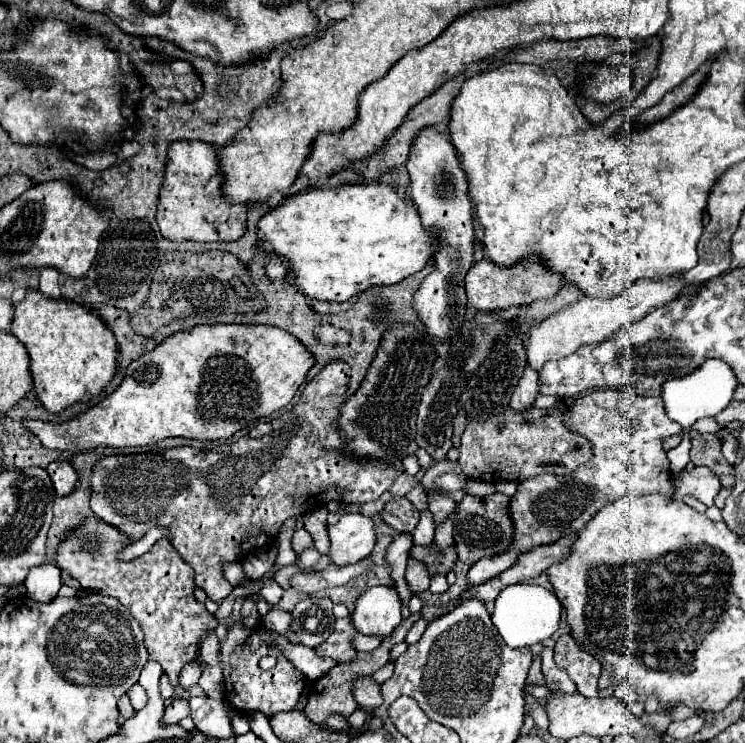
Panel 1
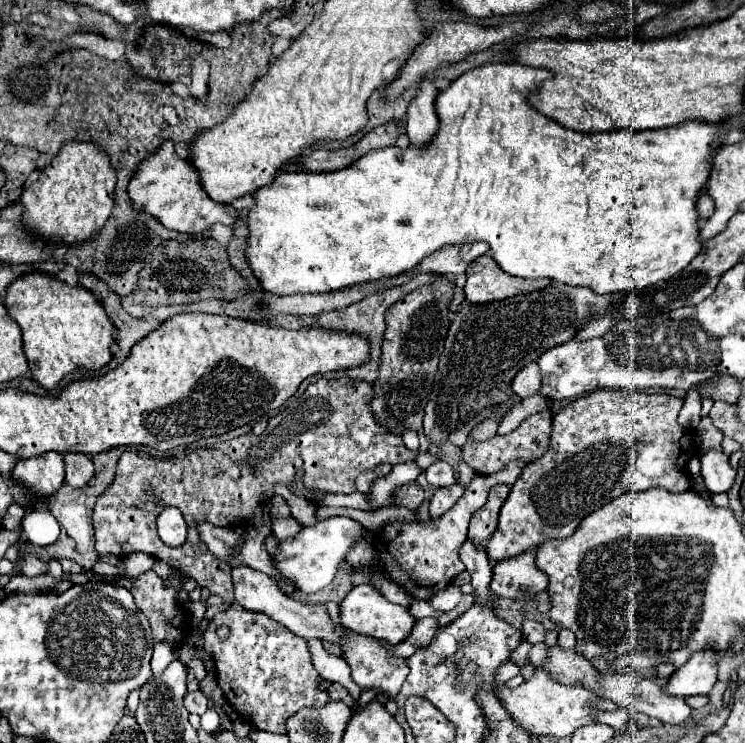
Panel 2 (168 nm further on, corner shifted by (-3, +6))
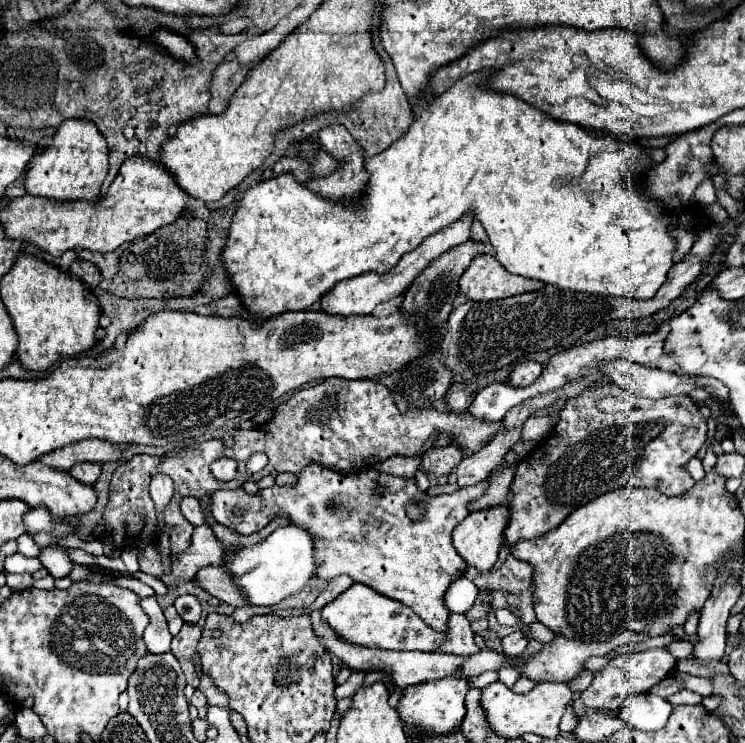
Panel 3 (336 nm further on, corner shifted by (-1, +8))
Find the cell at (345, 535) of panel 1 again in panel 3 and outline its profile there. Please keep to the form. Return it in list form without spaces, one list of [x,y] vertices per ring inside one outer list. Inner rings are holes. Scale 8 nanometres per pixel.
[[[299,526],[277,528],[271,536],[255,546],[235,546],[233,552],[225,554],[223,568],[251,606],[273,606],[283,598],[303,590],[305,584],[313,578],[315,558],[311,534]]]

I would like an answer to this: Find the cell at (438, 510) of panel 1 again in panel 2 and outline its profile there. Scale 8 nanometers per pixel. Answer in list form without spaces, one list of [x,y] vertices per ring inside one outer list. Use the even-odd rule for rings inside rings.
[[[435,462],[431,464],[427,470],[427,482],[435,488],[447,488],[447,486],[453,486],[457,480],[455,480],[455,472],[453,468],[447,464],[447,462]]]

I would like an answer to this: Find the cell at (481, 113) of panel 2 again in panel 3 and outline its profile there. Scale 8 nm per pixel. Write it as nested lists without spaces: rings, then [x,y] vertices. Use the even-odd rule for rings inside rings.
[[[465,76],[457,80],[449,90],[445,90],[441,96],[437,96],[433,102],[429,102],[423,110],[421,116],[413,120],[409,126],[409,132],[401,136],[397,142],[393,142],[387,150],[381,154],[369,158],[365,162],[365,170],[371,174],[371,182],[367,184],[367,194],[363,196],[361,204],[339,204],[325,200],[313,192],[309,192],[303,184],[295,182],[291,174],[281,174],[271,180],[259,182],[251,186],[241,202],[239,208],[233,214],[229,232],[227,232],[227,244],[223,248],[221,260],[223,266],[227,268],[229,280],[233,290],[239,294],[243,300],[243,306],[249,312],[251,320],[267,320],[271,316],[279,316],[283,312],[299,312],[299,310],[309,310],[325,296],[337,282],[365,274],[365,272],[389,272],[403,254],[415,250],[427,236],[439,232],[441,228],[453,224],[455,220],[463,218],[465,212],[473,212],[477,220],[485,226],[489,234],[489,242],[495,246],[495,256],[497,260],[505,266],[507,272],[523,276],[523,278],[535,278],[545,284],[553,284],[561,290],[571,290],[571,292],[587,292],[593,296],[615,296],[615,298],[627,298],[627,300],[649,300],[655,296],[663,280],[667,278],[669,268],[673,266],[673,252],[675,252],[675,240],[667,234],[667,226],[663,224],[663,210],[657,206],[653,198],[643,196],[639,190],[633,192],[631,186],[627,186],[623,180],[627,178],[629,170],[637,170],[637,174],[643,174],[647,166],[653,162],[643,148],[635,148],[633,144],[625,144],[623,138],[619,136],[605,136],[599,132],[587,132],[575,124],[563,124],[559,120],[551,120],[545,112],[539,112],[539,108],[511,96],[505,92],[493,92],[485,90],[479,86],[481,76]]]

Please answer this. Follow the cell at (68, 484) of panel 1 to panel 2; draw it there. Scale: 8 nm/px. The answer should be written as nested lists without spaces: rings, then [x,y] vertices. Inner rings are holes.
[[[63,454],[65,482],[73,488],[83,488],[93,478],[93,462],[85,454]]]

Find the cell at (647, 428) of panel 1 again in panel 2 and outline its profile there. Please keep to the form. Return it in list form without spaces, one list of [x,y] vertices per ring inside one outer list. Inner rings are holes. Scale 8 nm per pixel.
[[[597,390],[561,408],[553,418],[551,450],[539,462],[527,464],[517,482],[511,486],[511,494],[499,516],[499,528],[485,546],[489,560],[501,562],[527,550],[535,550],[547,540],[567,538],[577,530],[585,516],[629,490],[649,490],[653,486],[661,486],[669,492],[689,490],[689,474],[685,464],[697,454],[697,446],[695,436],[687,438],[687,430],[677,424],[681,406],[683,398],[667,392],[645,394],[633,390]],[[595,424],[611,440],[595,440]]]

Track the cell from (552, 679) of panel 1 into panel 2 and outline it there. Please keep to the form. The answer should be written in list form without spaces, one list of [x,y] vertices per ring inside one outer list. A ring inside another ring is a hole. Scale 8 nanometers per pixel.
[[[535,644],[533,646],[533,650],[529,652],[529,660],[531,660],[531,664],[533,666],[537,666],[537,668],[541,668],[545,662],[547,662],[547,658],[549,658],[549,646],[547,644]]]

